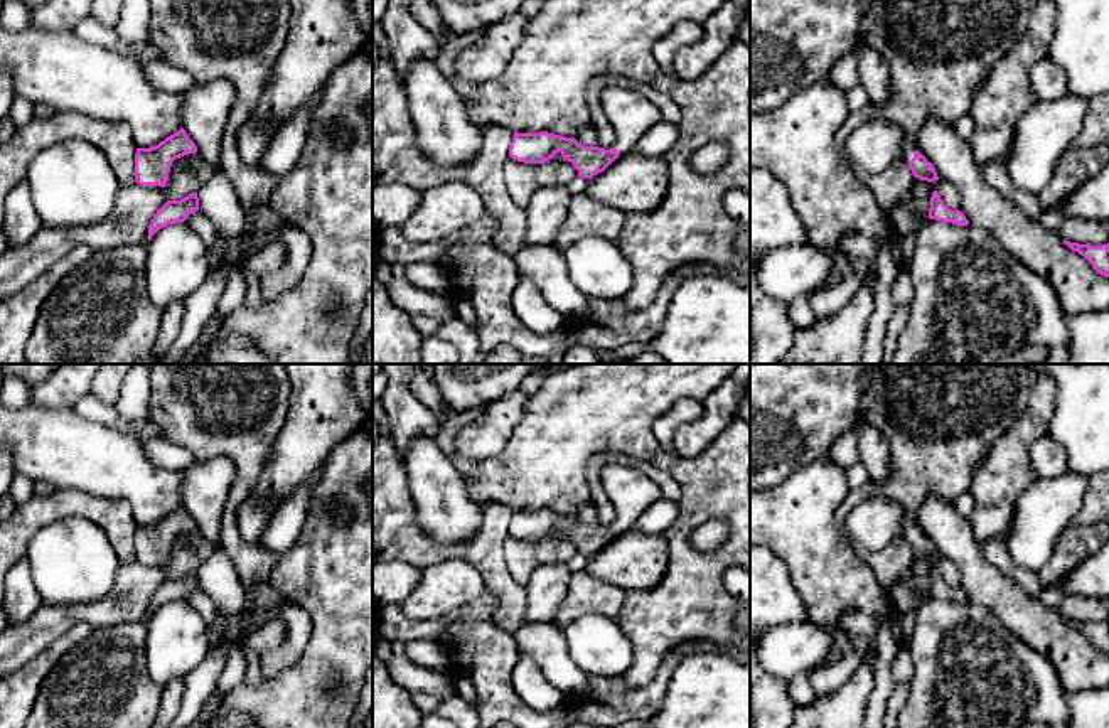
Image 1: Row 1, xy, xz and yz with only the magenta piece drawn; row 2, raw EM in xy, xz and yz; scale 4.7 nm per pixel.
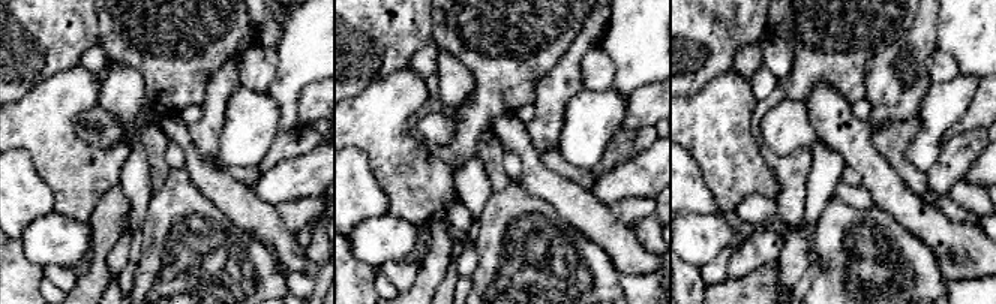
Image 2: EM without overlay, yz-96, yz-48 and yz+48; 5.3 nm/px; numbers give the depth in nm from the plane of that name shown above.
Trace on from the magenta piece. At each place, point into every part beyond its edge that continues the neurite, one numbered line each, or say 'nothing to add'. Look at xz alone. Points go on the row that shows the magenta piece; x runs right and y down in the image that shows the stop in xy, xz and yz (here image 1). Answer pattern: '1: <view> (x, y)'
1: xz (632, 115)

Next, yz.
1: yz (873, 145)

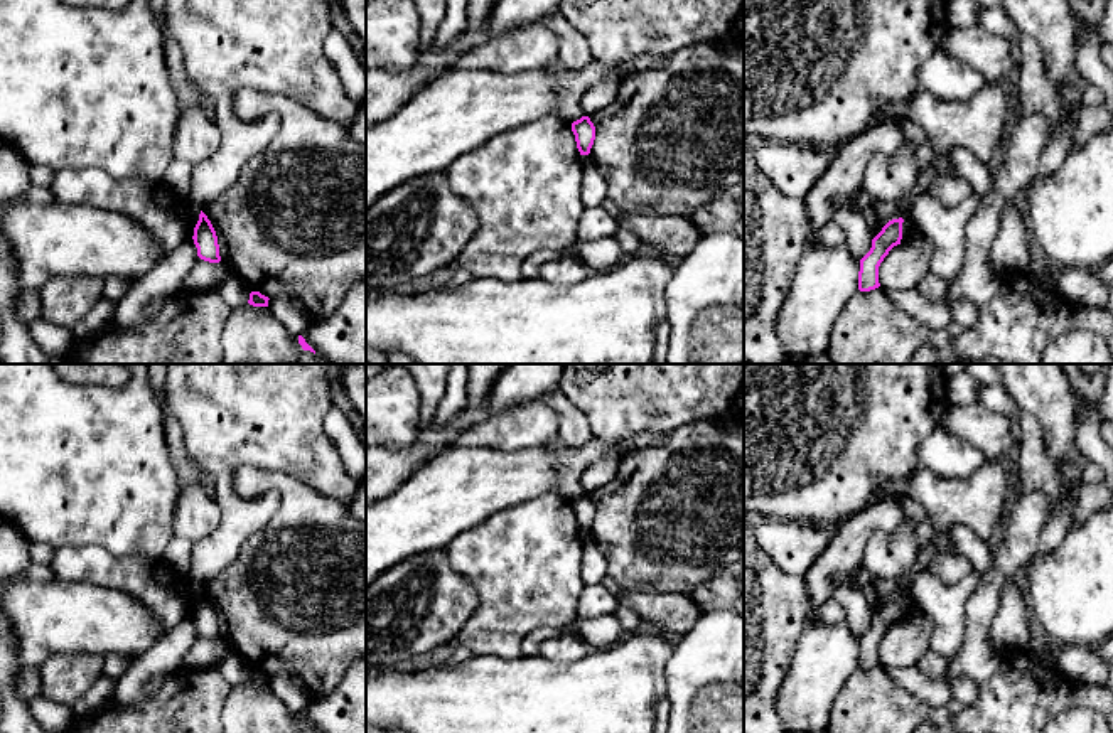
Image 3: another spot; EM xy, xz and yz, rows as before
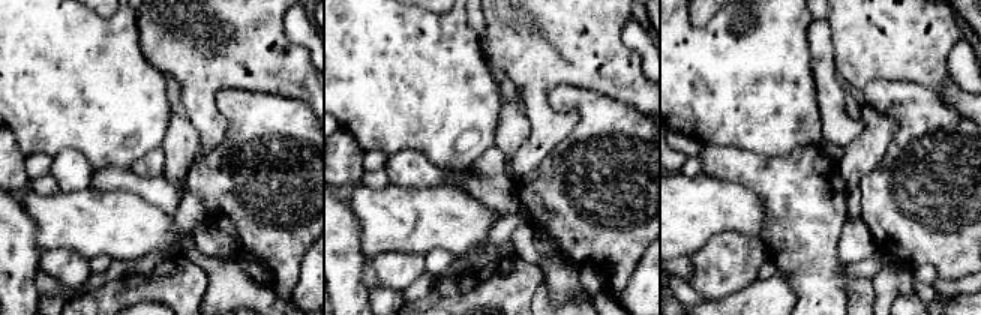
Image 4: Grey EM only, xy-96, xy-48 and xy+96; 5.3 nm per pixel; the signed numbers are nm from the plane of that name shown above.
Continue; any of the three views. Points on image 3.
nothing to add

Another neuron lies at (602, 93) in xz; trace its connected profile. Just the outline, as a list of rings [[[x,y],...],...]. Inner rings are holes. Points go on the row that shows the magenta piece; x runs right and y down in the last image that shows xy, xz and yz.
[[[600,81],[595,86],[592,86],[580,98],[580,110],[583,116],[590,116],[597,110],[609,104],[617,96],[617,91],[619,91],[619,84],[610,81]]]

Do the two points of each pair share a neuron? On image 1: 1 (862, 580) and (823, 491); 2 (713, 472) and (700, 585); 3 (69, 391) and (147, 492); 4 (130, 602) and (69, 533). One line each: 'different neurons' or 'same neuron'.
1: same neuron
2: same neuron
3: different neurons
4: different neurons

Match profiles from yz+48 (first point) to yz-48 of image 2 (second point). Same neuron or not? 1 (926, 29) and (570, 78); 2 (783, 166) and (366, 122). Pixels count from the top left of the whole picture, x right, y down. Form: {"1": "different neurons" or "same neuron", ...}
{"1": "same neuron", "2": "different neurons"}

